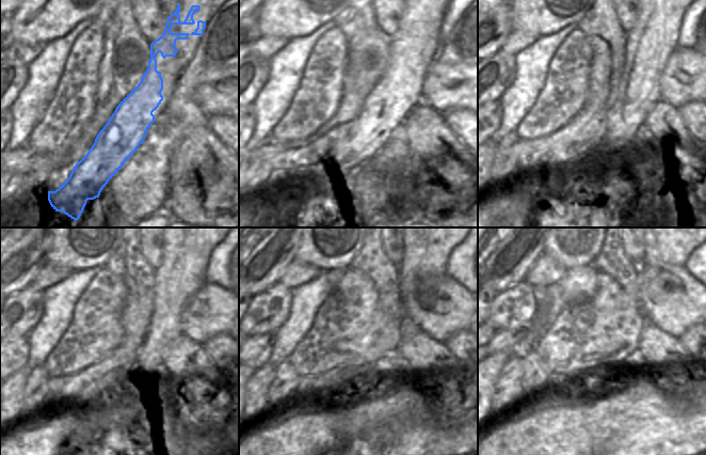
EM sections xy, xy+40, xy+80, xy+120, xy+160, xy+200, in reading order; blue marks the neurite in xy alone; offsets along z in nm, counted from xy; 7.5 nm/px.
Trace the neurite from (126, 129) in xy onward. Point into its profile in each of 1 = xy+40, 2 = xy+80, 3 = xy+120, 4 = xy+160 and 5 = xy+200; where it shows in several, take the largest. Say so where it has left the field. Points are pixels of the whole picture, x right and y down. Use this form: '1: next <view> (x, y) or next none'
1: next xy+40 (369, 131)
2: next xy+80 (621, 132)
3: next xy+120 (192, 249)
4: next xy+160 (431, 249)
5: next xy+200 (660, 249)

